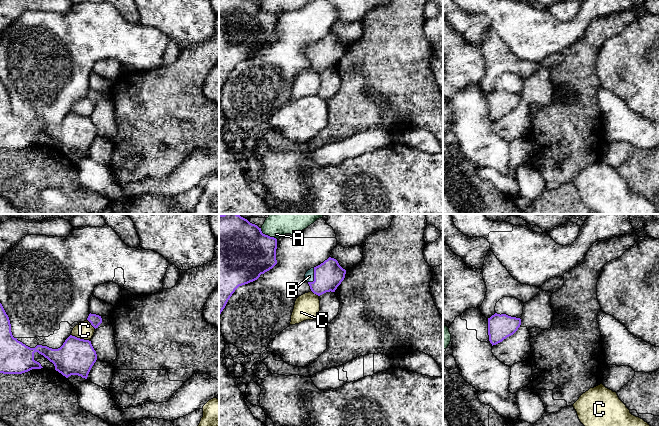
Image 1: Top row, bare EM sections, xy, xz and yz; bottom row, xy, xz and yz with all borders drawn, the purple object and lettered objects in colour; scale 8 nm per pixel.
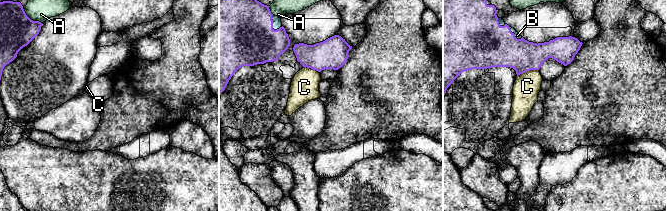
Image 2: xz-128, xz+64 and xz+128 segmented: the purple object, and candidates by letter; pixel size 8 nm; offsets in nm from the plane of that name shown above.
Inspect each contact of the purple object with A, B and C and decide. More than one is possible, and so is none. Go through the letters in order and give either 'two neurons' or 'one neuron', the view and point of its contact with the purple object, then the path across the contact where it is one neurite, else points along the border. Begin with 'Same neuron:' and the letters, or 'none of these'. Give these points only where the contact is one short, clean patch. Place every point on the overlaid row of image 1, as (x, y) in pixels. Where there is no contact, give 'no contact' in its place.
Same neuron: B
A: two neurons; meets purple in xz at (267, 235)
B: one neuron; meets purple in xz at (314, 277)
C: two neurons; meets purple in xy at (81, 339)

